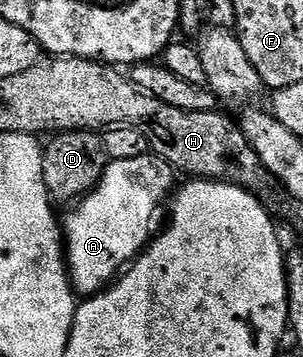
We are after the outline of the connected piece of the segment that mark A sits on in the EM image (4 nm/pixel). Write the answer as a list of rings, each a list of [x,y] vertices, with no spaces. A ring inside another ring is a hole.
[[[154,152],[133,156],[133,160],[108,161],[98,186],[72,209],[76,210],[67,222],[65,218],[62,223],[67,268],[76,295],[90,296],[107,289],[124,267],[134,263],[147,249],[160,225],[163,201],[167,193],[169,198],[176,189],[175,177],[175,167]]]

